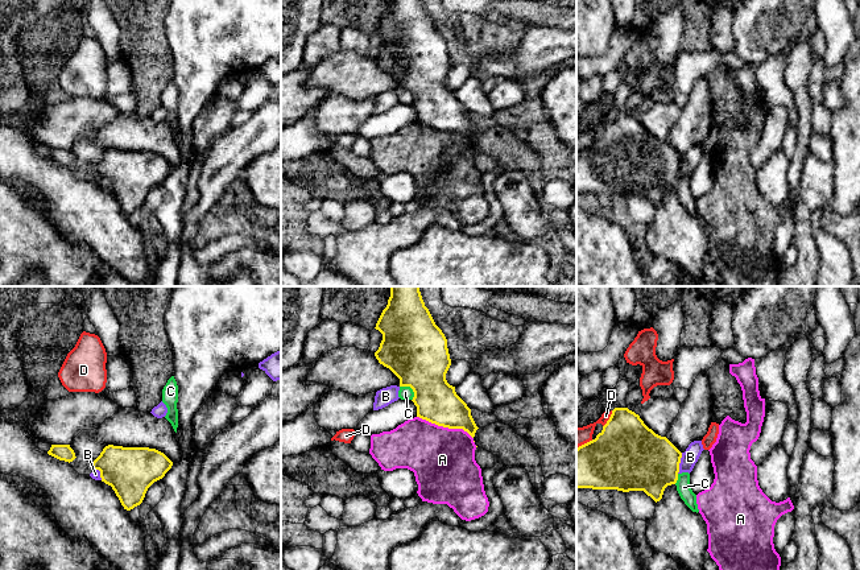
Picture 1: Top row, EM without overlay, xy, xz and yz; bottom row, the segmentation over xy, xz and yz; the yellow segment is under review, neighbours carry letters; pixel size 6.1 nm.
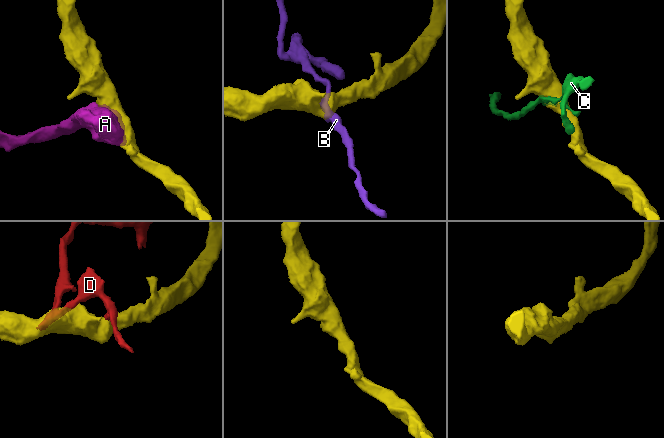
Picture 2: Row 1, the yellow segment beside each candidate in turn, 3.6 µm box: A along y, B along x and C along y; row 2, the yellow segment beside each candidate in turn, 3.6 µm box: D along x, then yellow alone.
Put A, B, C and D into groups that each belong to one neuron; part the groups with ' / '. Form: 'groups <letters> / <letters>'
groups A / B / C / D

